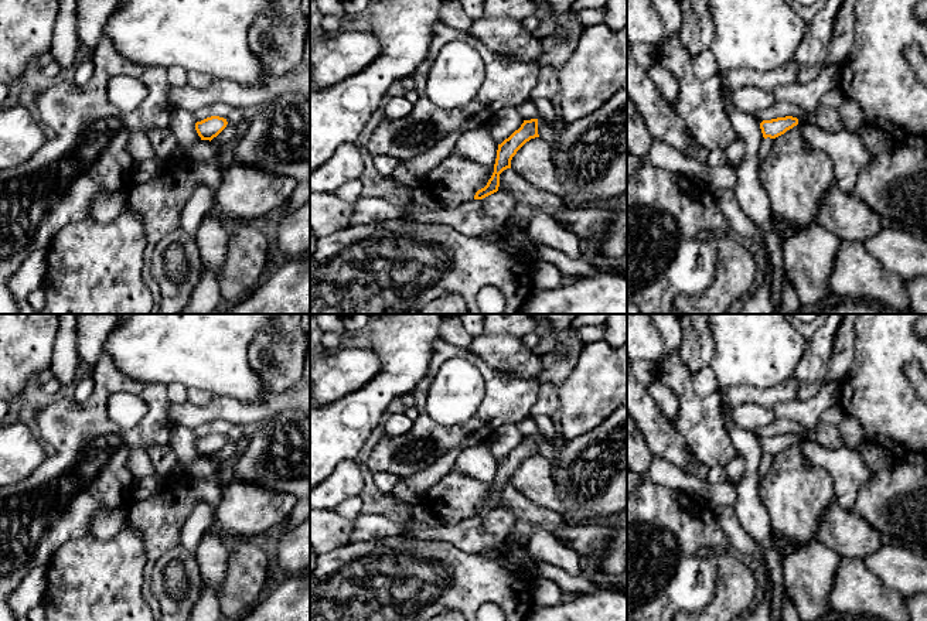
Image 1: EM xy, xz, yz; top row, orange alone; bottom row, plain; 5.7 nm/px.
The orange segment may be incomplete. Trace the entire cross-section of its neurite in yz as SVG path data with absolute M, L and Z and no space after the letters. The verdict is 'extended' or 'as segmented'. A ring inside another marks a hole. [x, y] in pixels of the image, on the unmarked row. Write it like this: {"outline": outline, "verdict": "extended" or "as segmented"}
{"outline": "M785 433L785 434L771 436L771 437L763 437L760 440L760 446L764 455L767 454L776 455L797 441L798 441L797 434Z", "verdict": "as segmented"}

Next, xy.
{"outline": "M211 433L201 439L197 439L195 447L198 453L201 454L201 457L211 458L226 444L226 441L228 441L226 436L219 434L219 433Z", "verdict": "as segmented"}

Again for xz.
{"outline": "M538 436L524 437L521 444L515 447L508 455L498 461L497 475L494 481L494 489L488 497L487 502L478 506L474 516L483 516L498 508L500 491L511 485L511 477L517 468L531 455L539 454L538 451Z", "verdict": "as segmented"}

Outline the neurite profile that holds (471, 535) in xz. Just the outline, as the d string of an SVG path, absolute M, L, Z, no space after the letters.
M497 508L483 516L471 516L454 525L408 526L403 536L446 540L470 555L477 555L481 549L504 543L512 526L514 515L505 508Z

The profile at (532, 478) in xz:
M541 454L531 455L512 474L511 487L529 502L563 513L563 504L552 480L552 468Z

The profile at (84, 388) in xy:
M81 373L81 379L75 385L75 397L74 400L78 403L85 403L95 388L95 382L91 373Z

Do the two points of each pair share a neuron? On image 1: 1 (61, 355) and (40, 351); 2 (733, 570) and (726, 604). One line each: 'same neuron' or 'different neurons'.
1: different neurons
2: same neuron

